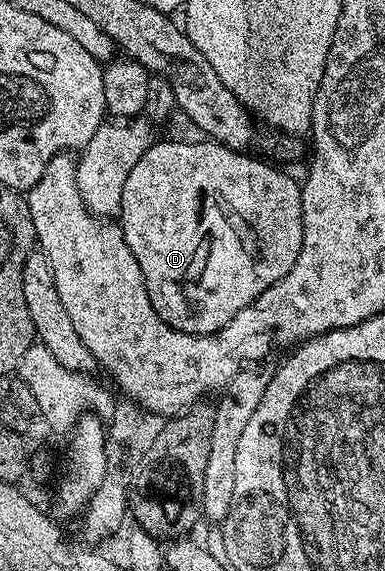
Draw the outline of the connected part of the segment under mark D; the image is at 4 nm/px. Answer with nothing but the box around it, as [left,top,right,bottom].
[120,139,304,335]

